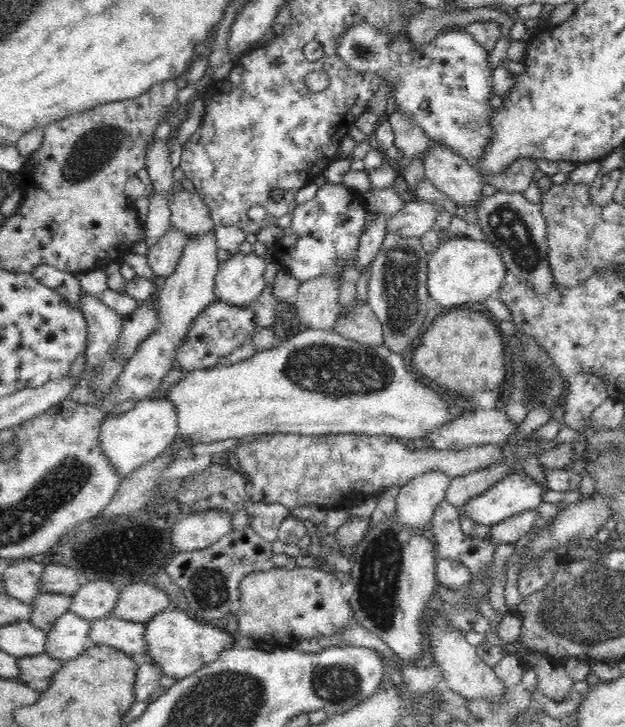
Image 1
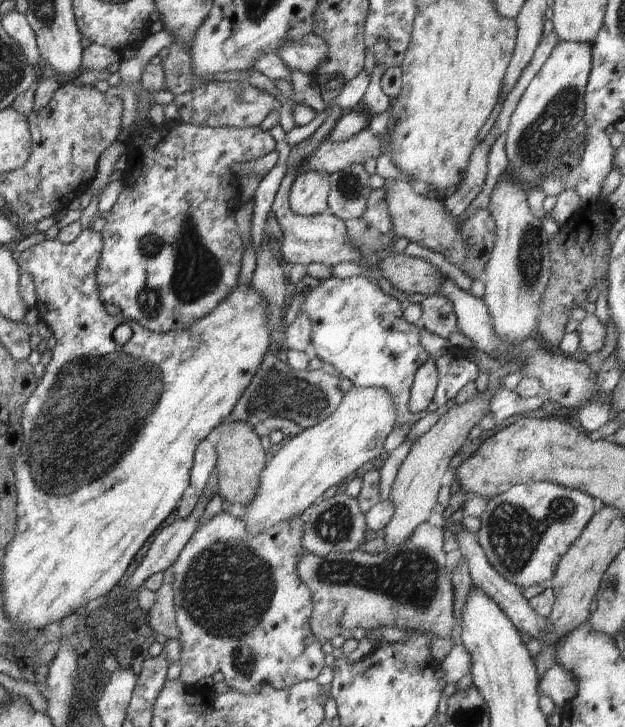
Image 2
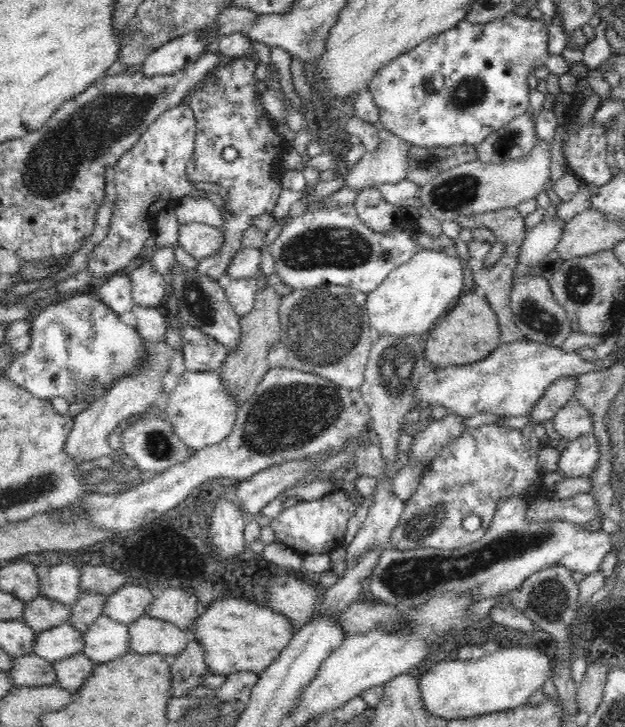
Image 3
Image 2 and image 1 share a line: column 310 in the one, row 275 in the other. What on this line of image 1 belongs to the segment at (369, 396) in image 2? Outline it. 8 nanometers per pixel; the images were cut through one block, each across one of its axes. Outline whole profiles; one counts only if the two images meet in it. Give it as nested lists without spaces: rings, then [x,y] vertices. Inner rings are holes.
[[[468,236],[456,237],[442,243],[431,252],[427,272],[427,289],[432,301],[440,308],[456,304],[482,304],[489,296],[500,290],[500,283],[506,276],[506,265],[500,251],[483,240]]]

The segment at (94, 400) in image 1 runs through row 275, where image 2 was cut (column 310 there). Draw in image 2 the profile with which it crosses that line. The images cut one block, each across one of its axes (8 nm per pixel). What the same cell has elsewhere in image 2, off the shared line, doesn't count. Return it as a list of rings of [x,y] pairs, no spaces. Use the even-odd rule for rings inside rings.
[[[316,170],[299,173],[289,190],[289,206],[292,212],[306,217],[329,212],[329,180],[329,174]]]

